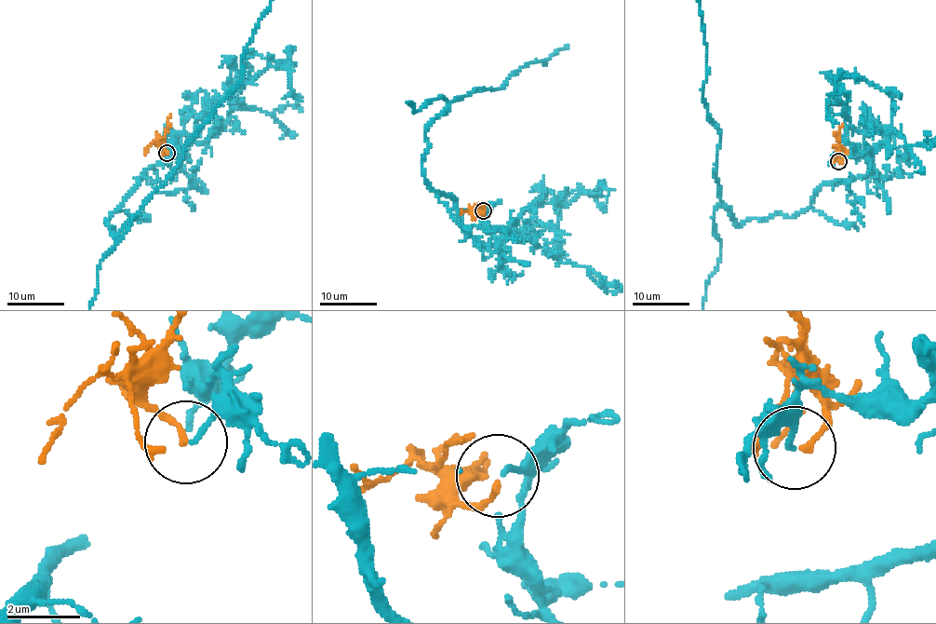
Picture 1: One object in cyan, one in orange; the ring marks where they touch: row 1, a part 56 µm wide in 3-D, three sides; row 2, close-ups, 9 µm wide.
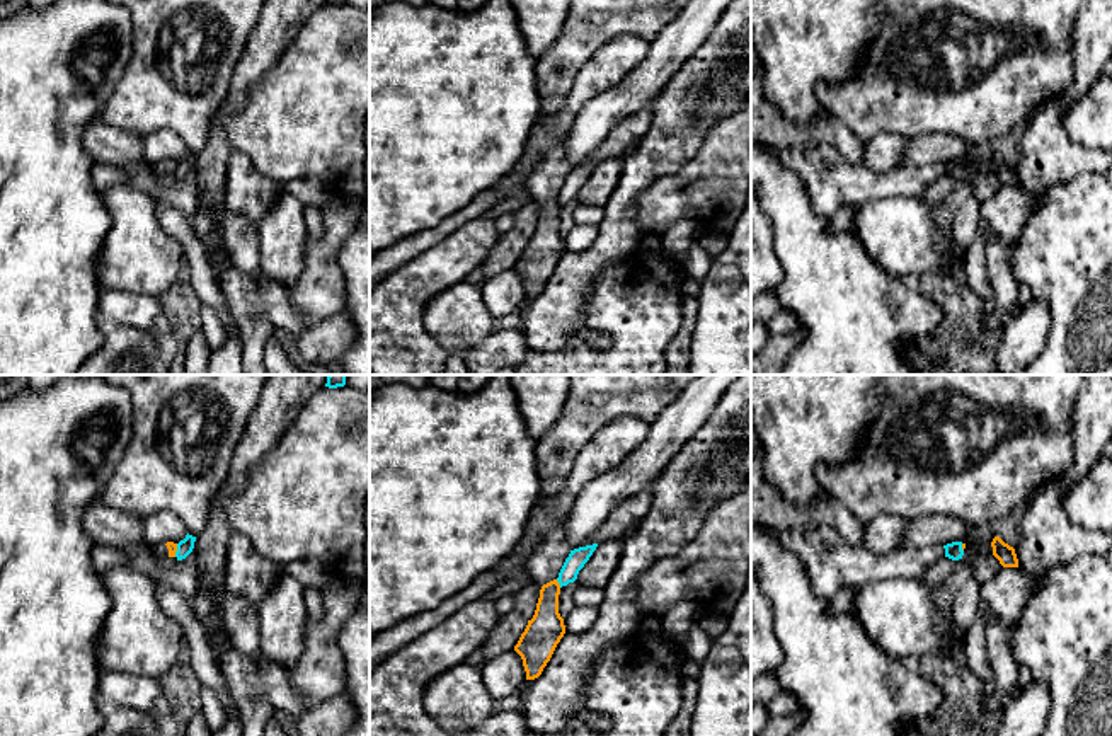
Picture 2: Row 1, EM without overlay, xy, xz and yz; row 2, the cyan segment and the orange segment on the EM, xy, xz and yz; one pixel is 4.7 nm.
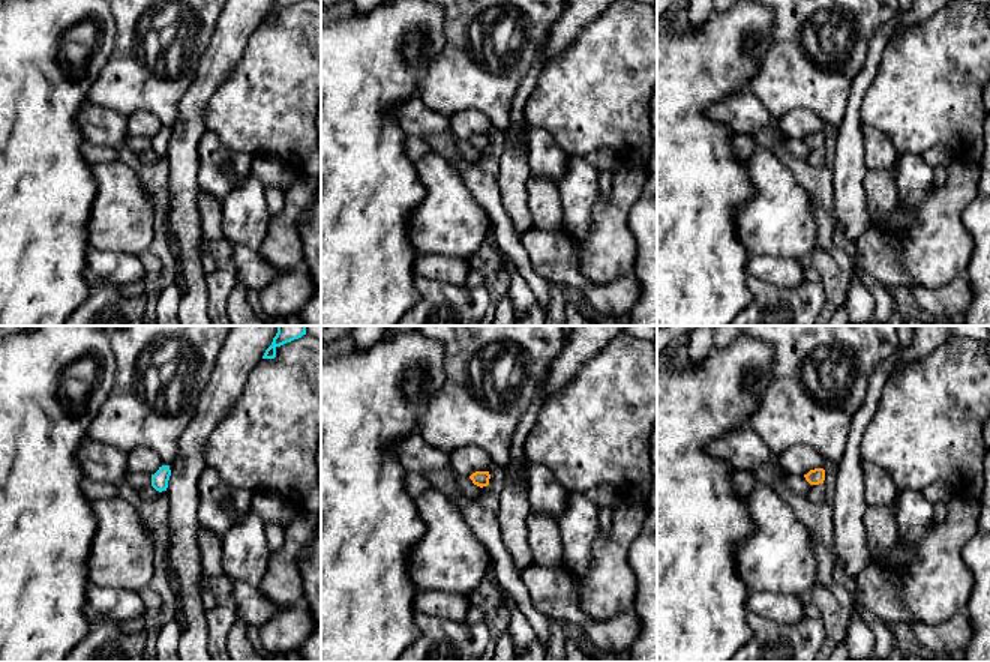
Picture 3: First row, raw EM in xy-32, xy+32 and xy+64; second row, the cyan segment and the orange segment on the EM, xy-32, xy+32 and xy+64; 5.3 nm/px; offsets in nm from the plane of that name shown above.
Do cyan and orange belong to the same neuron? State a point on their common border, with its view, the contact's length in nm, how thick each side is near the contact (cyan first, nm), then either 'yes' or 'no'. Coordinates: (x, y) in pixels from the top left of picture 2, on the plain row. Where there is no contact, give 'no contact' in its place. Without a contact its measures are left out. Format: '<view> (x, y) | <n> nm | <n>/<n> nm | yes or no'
xz (559, 201) | 50 nm | 90/170 nm | no

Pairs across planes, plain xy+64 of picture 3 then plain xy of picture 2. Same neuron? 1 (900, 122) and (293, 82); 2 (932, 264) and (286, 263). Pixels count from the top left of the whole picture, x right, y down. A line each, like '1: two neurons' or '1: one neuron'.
1: one neuron
2: two neurons

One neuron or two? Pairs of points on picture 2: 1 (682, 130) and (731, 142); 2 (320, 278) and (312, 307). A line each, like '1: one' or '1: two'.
1: two
2: one

